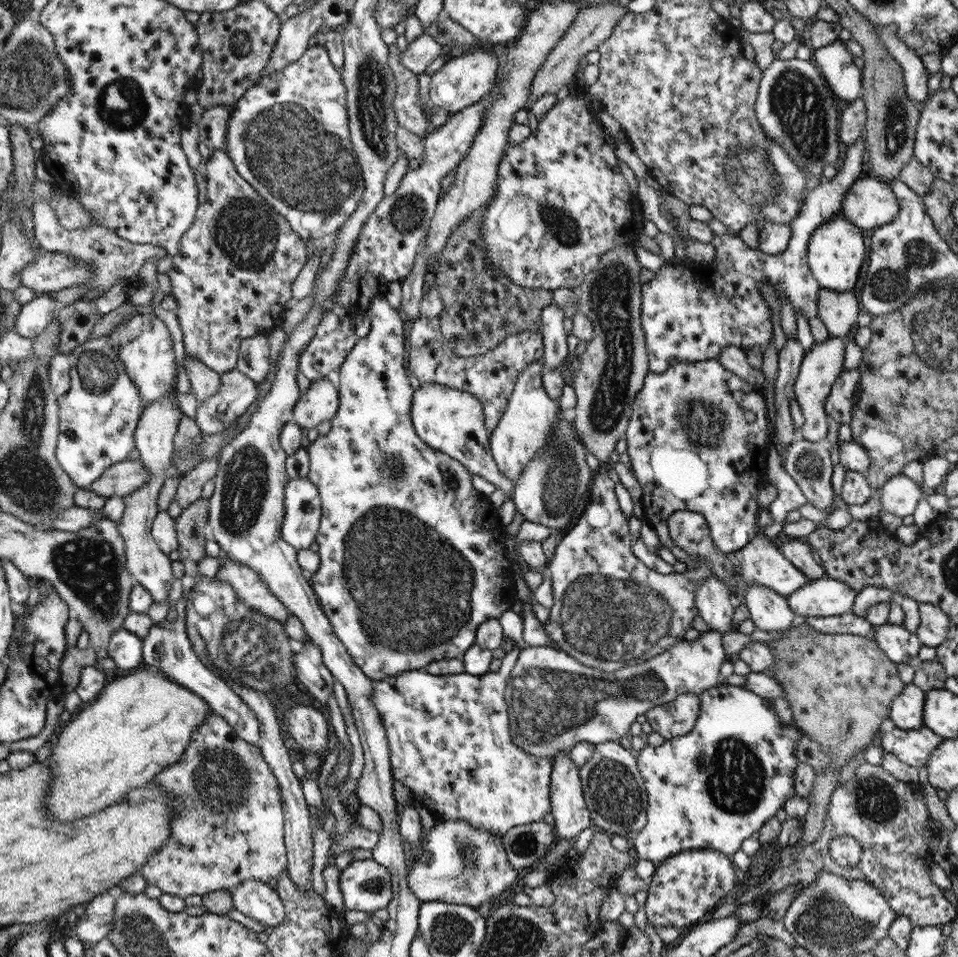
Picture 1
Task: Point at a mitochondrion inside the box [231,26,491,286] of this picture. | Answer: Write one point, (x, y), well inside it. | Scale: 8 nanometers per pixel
(299, 160)

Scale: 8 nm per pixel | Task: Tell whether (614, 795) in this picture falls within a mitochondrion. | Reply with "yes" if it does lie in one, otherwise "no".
yes

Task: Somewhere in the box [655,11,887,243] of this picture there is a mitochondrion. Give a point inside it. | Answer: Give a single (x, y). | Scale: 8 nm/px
(799, 108)

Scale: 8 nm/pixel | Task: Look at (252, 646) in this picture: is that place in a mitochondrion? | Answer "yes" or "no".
yes

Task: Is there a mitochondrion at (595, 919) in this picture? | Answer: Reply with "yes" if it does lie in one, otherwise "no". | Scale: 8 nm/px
no

